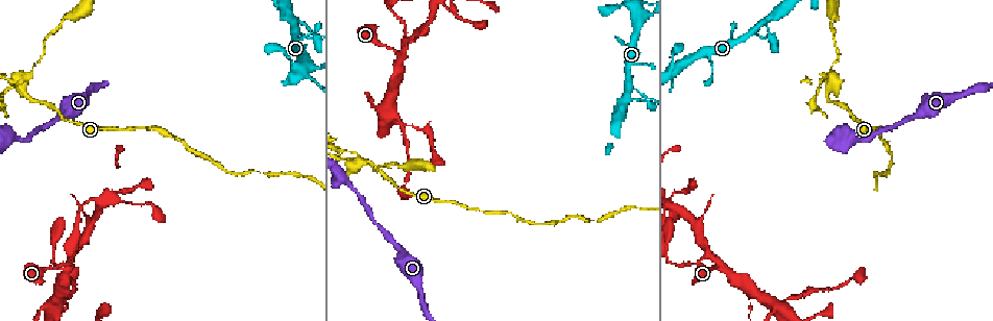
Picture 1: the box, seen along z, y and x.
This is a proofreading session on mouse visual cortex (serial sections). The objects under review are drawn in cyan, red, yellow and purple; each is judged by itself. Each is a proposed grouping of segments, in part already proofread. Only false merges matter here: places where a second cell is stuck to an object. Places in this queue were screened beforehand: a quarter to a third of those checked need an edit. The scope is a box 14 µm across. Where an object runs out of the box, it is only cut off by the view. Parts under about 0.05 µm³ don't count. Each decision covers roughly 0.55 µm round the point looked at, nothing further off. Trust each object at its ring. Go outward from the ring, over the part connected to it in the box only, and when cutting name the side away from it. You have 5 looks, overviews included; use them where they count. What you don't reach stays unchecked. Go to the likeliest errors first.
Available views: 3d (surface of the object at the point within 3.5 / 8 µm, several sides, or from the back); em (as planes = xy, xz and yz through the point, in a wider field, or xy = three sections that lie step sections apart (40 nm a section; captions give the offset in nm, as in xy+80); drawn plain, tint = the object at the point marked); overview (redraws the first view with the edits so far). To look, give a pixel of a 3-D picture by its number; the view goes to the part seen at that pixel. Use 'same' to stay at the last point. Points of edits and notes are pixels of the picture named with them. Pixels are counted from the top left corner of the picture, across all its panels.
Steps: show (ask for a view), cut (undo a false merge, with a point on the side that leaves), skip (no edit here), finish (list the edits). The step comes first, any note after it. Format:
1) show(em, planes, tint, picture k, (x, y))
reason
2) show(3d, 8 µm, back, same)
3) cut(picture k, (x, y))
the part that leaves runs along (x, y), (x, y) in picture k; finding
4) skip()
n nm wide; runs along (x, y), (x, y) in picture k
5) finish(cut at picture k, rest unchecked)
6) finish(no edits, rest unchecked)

show(3d, 3.5 µm, picture 1, (361, 163))
two arms at a narrow angle

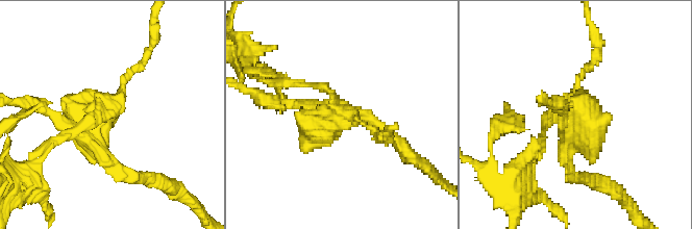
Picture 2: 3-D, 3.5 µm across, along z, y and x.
show(em, xy, step 1, tint, picture 2, (107, 104))
4 arms; arms of 100, 150, 150, 200 nm

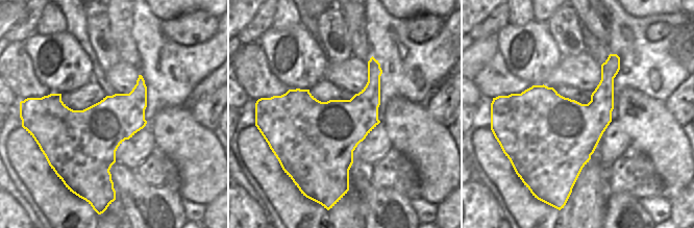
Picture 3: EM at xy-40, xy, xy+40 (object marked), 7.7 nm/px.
cut(picture 2, (313, 130))
the part that leaves runs along (571, 148), (585, 74) in picture 2; a second cell is stuck on

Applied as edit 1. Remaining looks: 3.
show(overview)

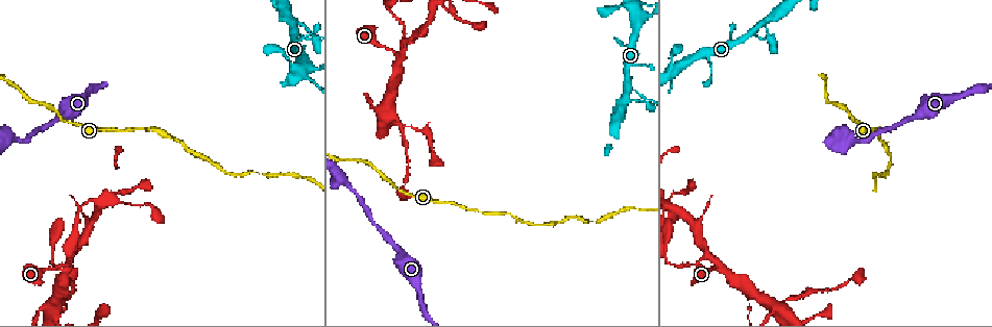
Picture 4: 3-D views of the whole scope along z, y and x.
show(3d, 3.5 µm, picture 4, (404, 42))

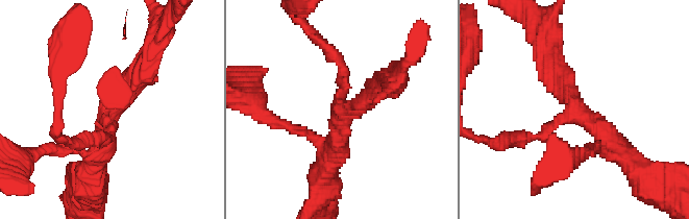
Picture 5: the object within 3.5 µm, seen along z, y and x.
show(em, xy, step 1, tint, picture 5, (345, 117))
3 arms; arms of 150, 300, 300 nm; shape alone is not enough

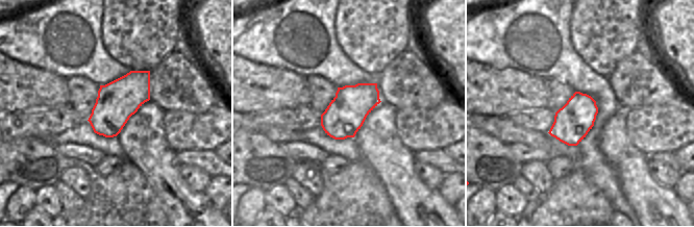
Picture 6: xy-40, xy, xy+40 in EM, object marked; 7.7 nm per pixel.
skip()
runs along (609, 154), (547, 62) in picture 5; continuous, no second cell

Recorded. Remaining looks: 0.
finish(cut at picture 2, rest unchecked)

